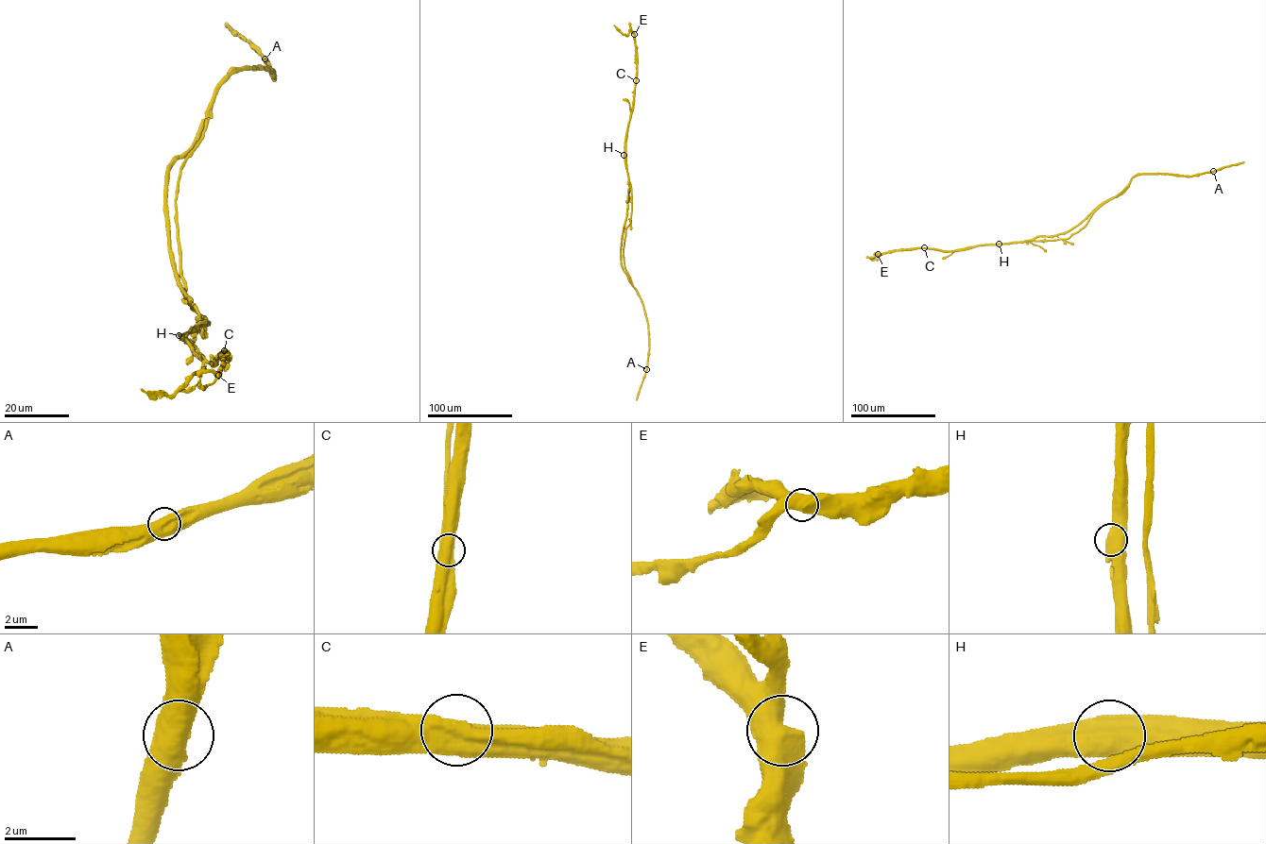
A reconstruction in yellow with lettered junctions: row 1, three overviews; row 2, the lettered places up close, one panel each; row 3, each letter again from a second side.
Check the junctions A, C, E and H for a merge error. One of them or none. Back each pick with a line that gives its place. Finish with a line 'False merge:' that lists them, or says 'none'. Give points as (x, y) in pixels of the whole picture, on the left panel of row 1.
C: at (224, 350)
False merge: C

